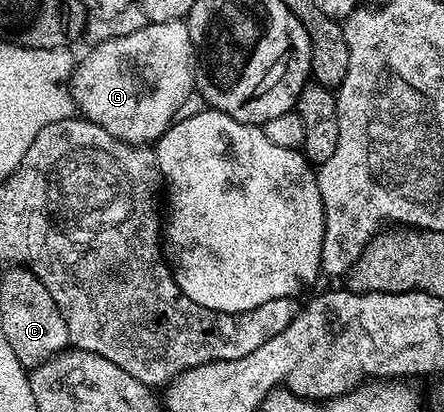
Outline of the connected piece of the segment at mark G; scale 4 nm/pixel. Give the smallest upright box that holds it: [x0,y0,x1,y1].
[72,19,194,145]

